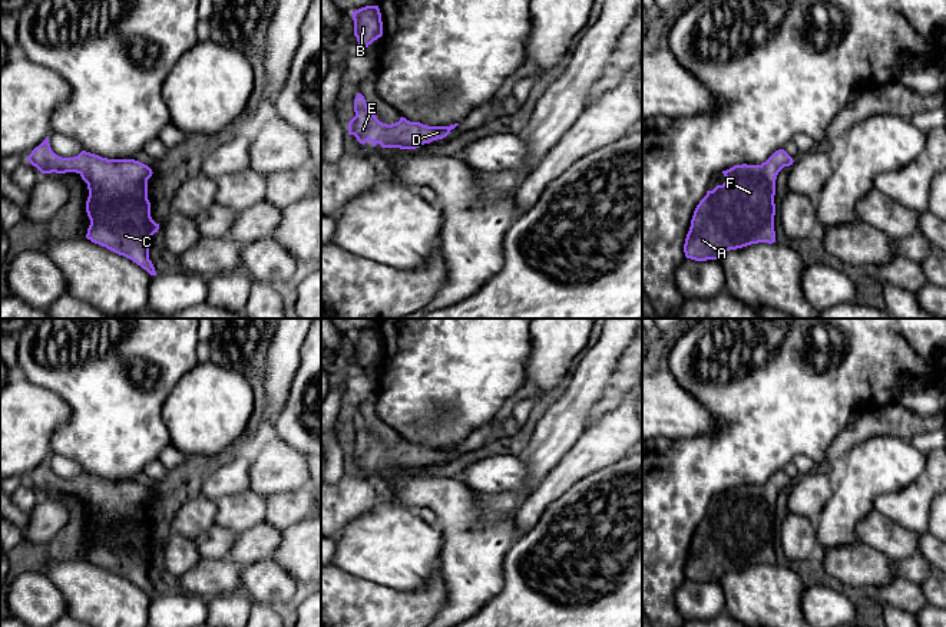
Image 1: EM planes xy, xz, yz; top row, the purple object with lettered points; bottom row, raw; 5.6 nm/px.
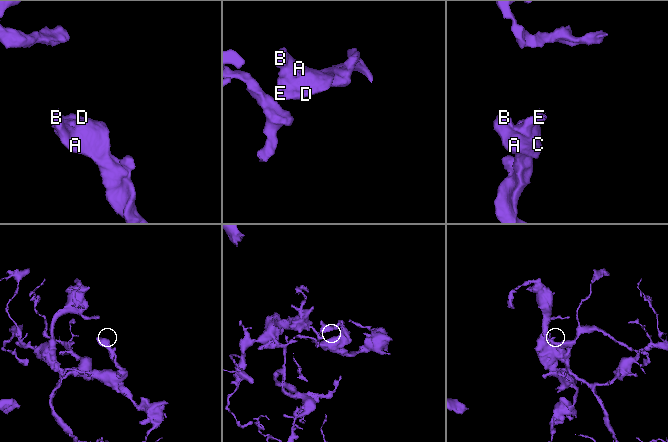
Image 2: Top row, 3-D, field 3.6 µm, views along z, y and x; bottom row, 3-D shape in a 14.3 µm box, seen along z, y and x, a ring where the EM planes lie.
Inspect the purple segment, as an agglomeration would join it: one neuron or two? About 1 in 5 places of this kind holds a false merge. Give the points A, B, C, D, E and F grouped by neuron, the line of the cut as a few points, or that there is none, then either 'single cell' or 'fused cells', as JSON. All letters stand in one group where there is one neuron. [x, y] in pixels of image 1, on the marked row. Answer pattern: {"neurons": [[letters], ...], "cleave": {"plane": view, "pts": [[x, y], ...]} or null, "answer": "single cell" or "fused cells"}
{"neurons": [["A", "B", "C", "D", "E", "F"]], "cleave": null, "answer": "single cell"}

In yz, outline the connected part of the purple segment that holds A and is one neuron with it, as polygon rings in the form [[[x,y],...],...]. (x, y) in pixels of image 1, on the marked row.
[[[778,149],[761,165],[742,164],[722,171],[725,182],[707,191],[694,211],[685,257],[720,260],[730,250],[775,242],[775,179],[793,162],[784,149]]]

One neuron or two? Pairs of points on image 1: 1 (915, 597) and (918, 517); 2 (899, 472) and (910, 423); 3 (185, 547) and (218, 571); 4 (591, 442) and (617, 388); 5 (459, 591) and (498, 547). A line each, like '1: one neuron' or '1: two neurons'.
1: two neurons
2: two neurons
3: one neuron
4: one neuron
5: one neuron

